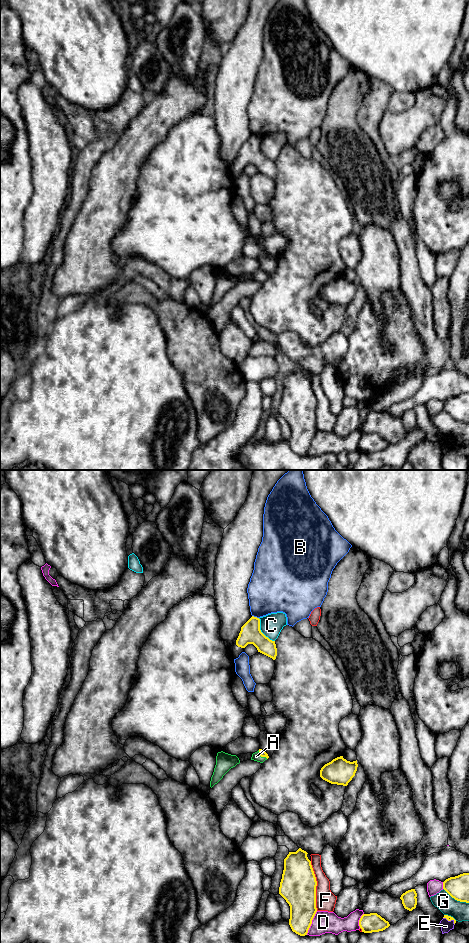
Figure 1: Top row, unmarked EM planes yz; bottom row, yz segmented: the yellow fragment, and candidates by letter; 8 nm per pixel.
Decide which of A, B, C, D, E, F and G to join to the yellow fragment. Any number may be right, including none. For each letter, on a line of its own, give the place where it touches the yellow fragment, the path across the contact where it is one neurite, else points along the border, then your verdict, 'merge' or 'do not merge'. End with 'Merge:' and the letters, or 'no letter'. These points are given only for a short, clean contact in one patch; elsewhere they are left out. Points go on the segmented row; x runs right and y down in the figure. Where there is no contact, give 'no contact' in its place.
A: yz (261, 756) | across yz (262, 753), (261, 756), (256, 756) | merge
B: yz (255, 617) | do not merge
C: yz (260, 631) | do not merge
D: yz (311, 923) | do not merge
E: yz (450, 920) | do not merge
F: yz (316, 885) | do not merge
G: yz (456, 899) | do not merge
Merge: A

